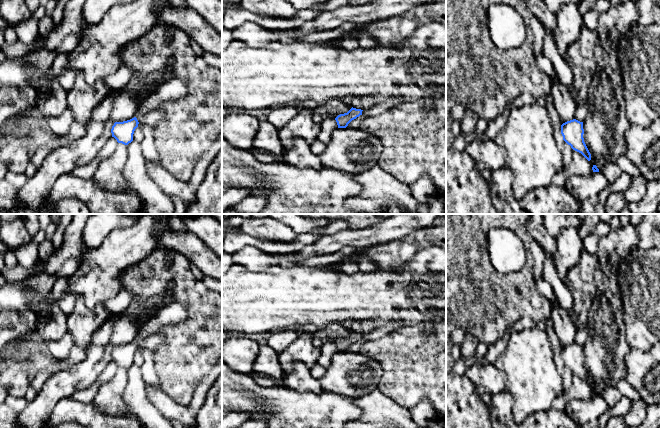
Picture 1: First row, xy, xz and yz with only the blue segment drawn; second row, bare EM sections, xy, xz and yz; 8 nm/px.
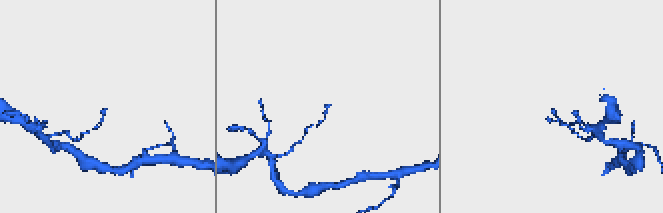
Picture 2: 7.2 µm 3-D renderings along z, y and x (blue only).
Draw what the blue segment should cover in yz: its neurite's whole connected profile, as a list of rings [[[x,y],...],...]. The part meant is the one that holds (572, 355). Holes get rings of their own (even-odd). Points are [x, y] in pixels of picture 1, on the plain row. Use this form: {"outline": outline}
{"outline": [[[573,343],[563,347],[561,349],[561,358],[563,364],[570,369],[573,374],[581,377],[588,385],[591,384],[591,378],[583,362],[583,346]]]}

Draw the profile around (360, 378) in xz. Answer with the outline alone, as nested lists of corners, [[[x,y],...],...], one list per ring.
[[[337,352],[319,382],[324,391],[359,398],[378,388],[383,375],[380,363],[360,352]]]

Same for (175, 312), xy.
[[[173,301],[161,307],[140,326],[135,341],[146,339],[168,326],[179,324],[187,320],[187,317],[187,308],[182,303]]]

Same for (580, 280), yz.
[[[583,250],[578,264],[568,270],[566,285],[573,296],[572,319],[577,328],[588,326],[588,314],[597,288],[594,278],[597,256]]]

